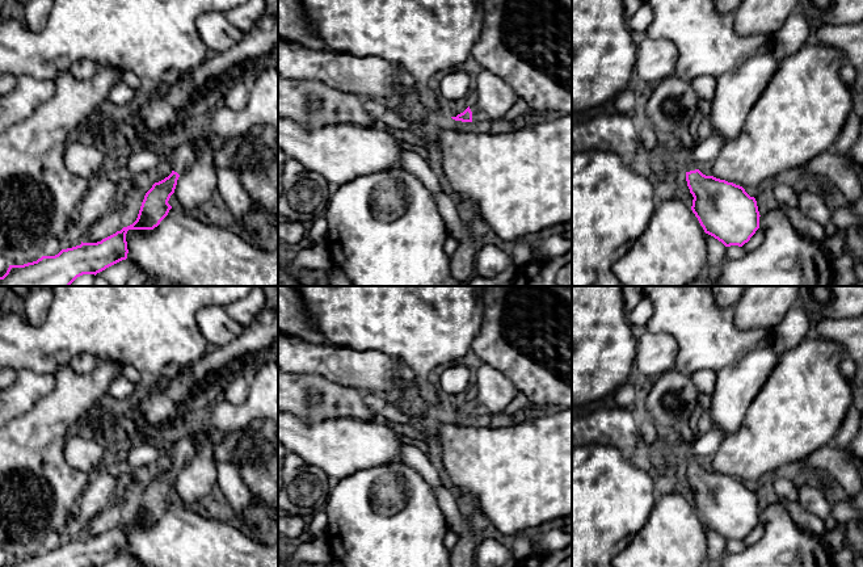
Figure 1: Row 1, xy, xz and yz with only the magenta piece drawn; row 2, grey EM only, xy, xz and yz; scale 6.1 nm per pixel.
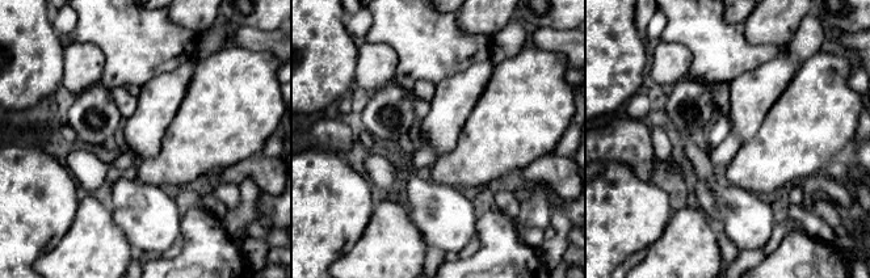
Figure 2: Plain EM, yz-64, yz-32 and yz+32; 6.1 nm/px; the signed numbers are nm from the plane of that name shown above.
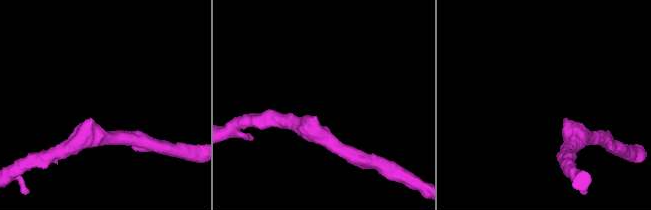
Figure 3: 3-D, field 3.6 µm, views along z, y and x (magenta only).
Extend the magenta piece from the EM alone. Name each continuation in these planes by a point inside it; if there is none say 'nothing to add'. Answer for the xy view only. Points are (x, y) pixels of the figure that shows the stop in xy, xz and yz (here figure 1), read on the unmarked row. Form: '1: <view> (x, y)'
1: xy (182, 452)

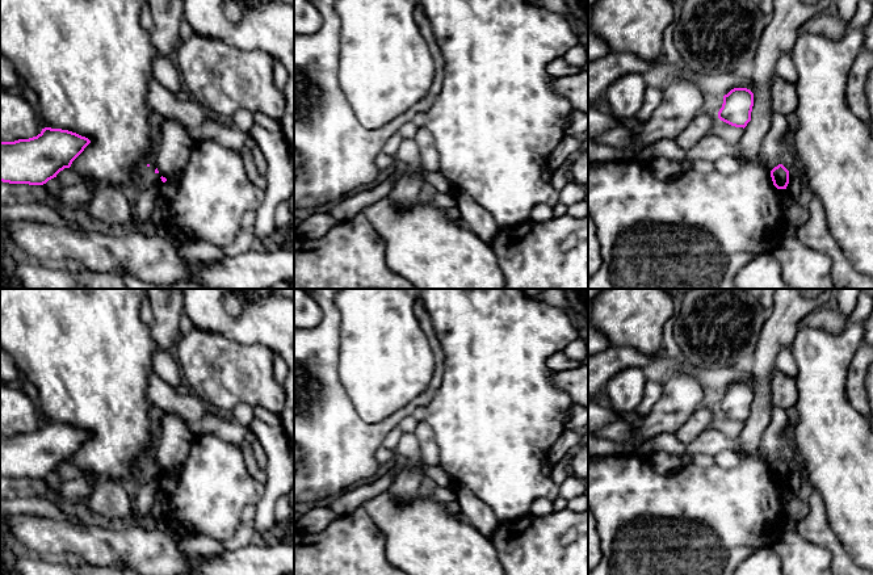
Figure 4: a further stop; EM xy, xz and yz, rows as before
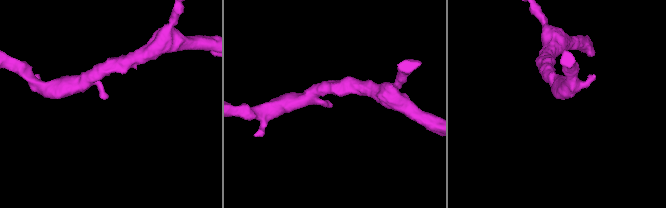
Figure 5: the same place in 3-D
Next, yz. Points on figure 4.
nothing to add

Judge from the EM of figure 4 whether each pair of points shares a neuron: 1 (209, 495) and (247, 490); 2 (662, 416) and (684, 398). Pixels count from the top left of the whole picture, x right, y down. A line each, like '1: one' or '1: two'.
1: one
2: one

